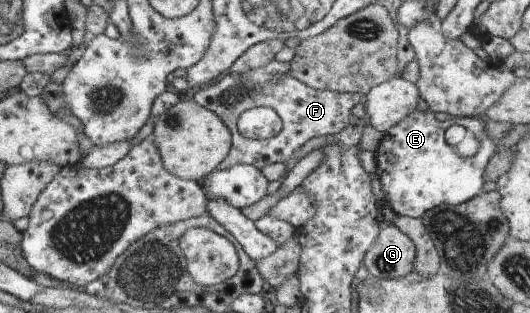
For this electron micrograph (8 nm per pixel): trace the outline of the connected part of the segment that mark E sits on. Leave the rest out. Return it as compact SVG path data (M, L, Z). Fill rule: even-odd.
M415 109L384 133L378 148L375 150L377 177L382 184L385 200L389 203L391 209L397 215L421 219L428 210L441 205L455 206L477 196L485 183L483 176L487 163L495 154L497 145L497 141L489 139L489 135L484 129L485 125L484 117L451 117L451 120L439 121L435 118L435 113L431 109L425 111ZM455 124L463 126L465 130L475 134L475 138L479 140L479 150L473 156L460 156L456 147L447 144L445 132L447 132L447 128L451 128Z

